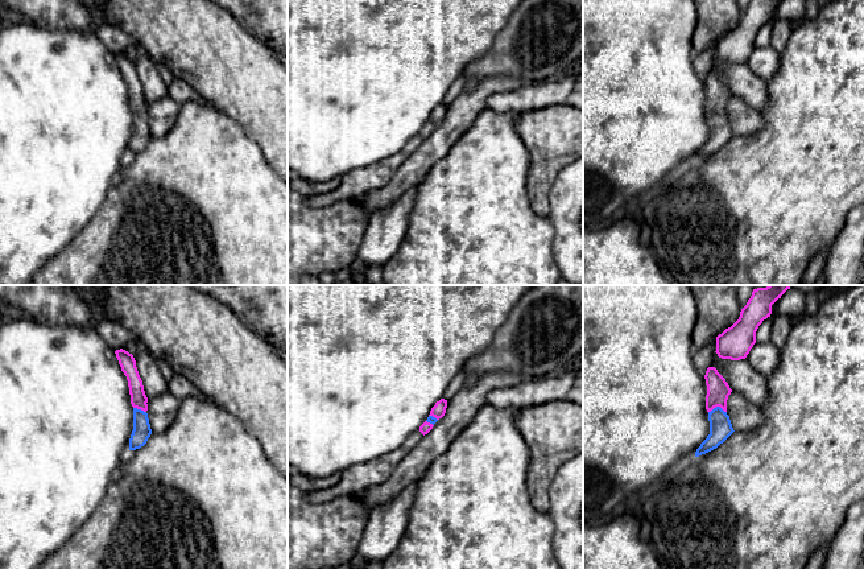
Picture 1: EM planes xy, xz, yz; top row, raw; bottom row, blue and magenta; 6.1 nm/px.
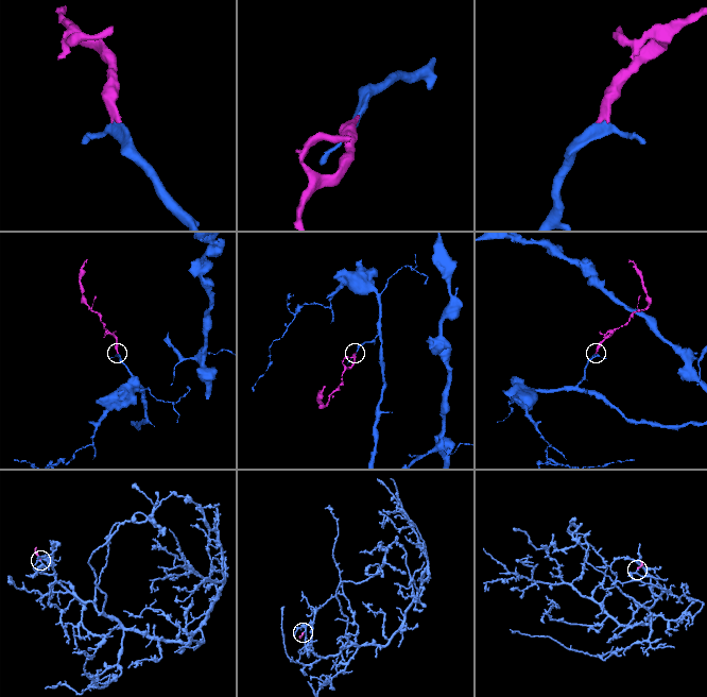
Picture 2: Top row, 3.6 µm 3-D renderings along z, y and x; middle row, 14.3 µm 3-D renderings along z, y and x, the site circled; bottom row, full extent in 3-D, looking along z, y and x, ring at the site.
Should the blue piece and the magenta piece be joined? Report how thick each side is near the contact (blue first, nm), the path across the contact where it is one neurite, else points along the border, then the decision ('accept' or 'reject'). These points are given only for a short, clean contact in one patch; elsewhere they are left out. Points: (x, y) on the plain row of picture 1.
calibres 140 and 140 nm; way yz (720, 132), (716, 111), (718, 94); accept

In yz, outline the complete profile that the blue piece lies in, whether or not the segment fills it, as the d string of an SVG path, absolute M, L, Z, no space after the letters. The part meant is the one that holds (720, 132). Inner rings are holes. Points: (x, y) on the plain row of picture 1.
M708 71L704 79L707 99L710 139L695 156L695 161L706 158L723 148L735 135L727 119L727 104L732 94L715 71Z

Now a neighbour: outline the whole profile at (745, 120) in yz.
M732 95L727 104L727 119L735 136L751 136L761 131L765 120L758 110Z

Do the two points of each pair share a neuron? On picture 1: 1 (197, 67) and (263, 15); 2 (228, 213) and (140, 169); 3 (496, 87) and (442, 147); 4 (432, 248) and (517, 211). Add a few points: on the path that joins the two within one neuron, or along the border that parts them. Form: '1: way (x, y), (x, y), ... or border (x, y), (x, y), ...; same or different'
1: border (231, 13), (265, 44); different
2: way (206, 210), (184, 192), (166, 186), (162, 182); same
3: way (479, 97), (450, 130); same
4: way (453, 248), (463, 250), (496, 233); same

